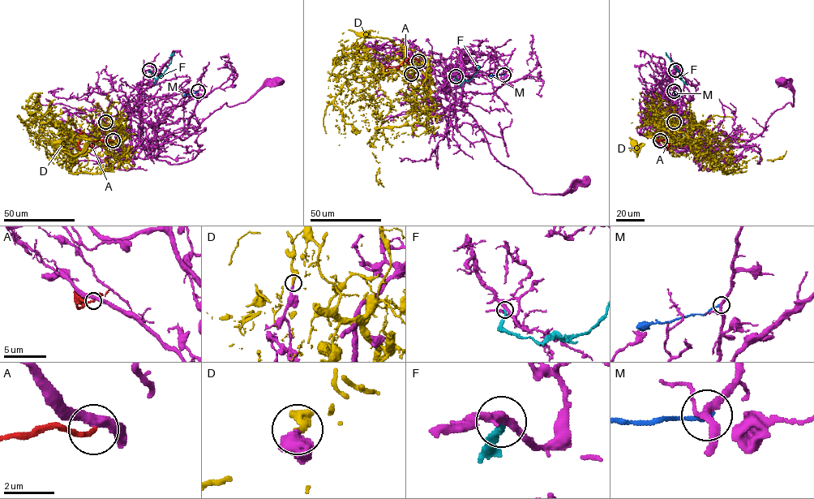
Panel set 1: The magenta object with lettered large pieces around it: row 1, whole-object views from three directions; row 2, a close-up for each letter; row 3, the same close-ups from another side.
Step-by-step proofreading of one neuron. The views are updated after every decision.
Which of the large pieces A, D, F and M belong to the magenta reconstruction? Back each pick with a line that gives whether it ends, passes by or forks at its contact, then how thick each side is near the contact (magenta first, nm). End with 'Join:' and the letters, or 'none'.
Join: none

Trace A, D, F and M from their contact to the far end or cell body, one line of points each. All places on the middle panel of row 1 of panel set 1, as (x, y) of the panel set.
A: (418, 61), (410, 58), (397, 68), (385, 67), (384, 75)
D: (412, 74), (427, 75), (409, 87), (378, 64), (384, 75), (348, 79), (334, 103), (353, 133), (366, 120)
F: (456, 75), (456, 79), (467, 81), (480, 66)
M: (503, 75), (490, 75)

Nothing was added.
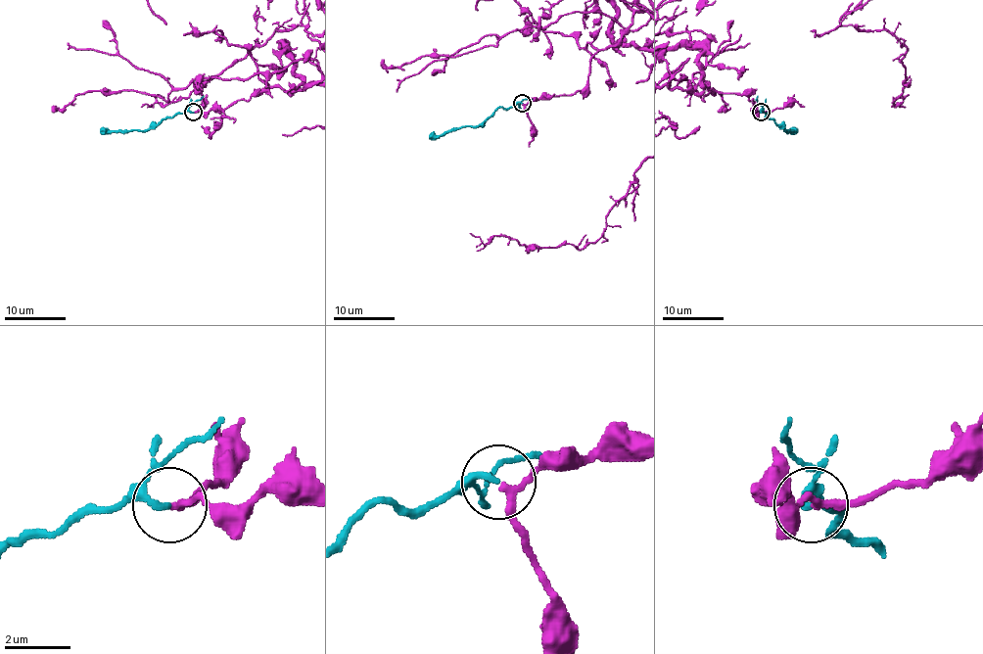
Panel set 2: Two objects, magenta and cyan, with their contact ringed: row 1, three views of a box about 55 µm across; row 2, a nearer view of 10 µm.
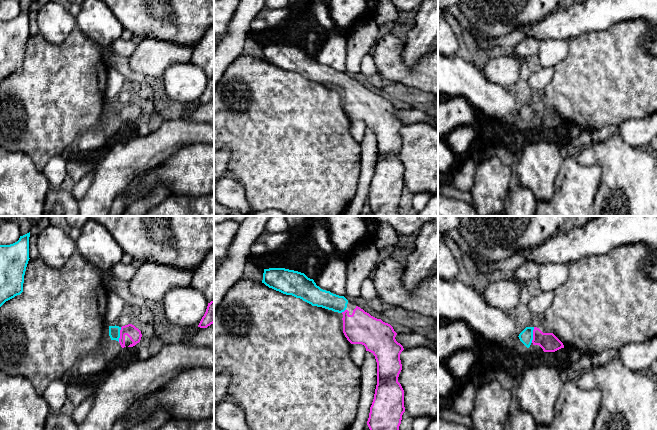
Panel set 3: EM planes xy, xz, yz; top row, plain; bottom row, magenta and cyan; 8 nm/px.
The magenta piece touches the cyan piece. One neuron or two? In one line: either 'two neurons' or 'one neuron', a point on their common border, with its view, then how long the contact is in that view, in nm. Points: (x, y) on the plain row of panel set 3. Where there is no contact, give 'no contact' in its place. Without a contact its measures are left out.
one neuron | yz (533, 111) | 130 nm

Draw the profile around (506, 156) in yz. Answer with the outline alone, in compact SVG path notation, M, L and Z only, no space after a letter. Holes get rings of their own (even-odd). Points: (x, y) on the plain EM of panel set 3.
M501 144L486 146L482 152L482 160L497 157L502 163L511 166L517 162L518 152L512 152L507 147Z

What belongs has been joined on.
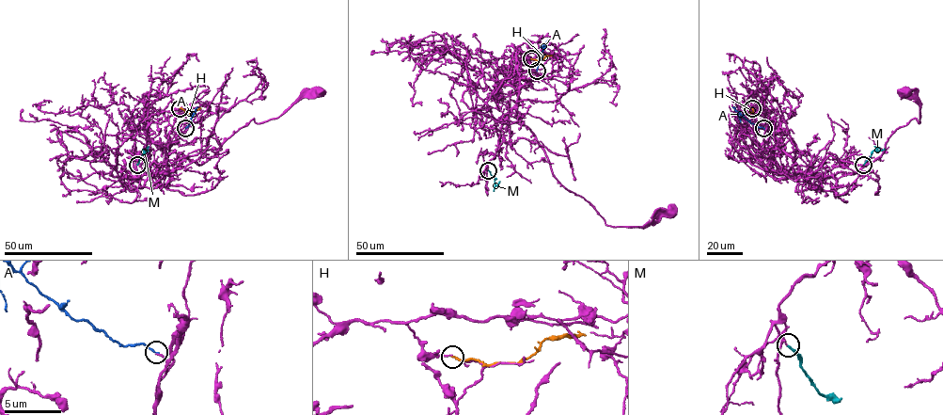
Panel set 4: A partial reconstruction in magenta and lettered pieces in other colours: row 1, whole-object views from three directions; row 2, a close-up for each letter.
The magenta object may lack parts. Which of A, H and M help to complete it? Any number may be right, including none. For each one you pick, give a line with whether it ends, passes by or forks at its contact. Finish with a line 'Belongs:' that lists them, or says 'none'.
A: it ends
M: it ends
Belongs: A, M

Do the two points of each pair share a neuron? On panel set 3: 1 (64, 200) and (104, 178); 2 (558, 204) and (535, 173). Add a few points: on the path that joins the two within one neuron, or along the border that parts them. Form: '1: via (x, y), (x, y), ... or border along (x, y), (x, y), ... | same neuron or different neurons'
1: border along (77, 201), (78, 205) | different neurons
2: border along (558, 173), (554, 194), (548, 200), (538, 201) | different neurons

